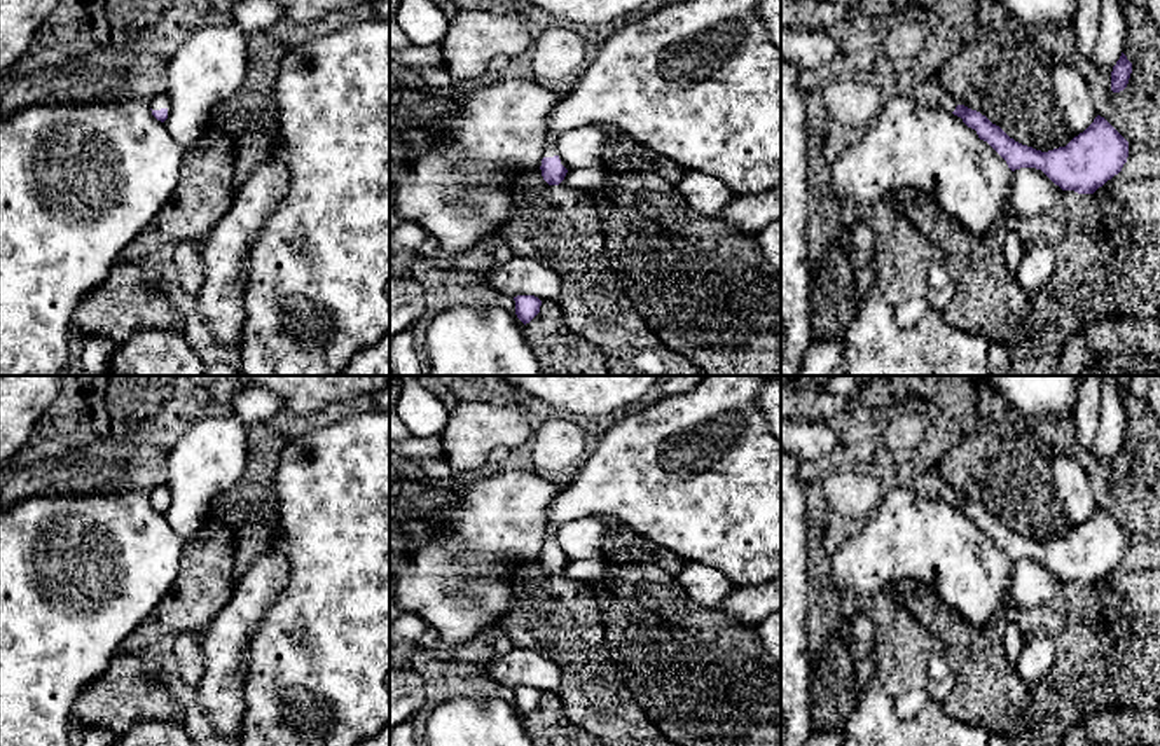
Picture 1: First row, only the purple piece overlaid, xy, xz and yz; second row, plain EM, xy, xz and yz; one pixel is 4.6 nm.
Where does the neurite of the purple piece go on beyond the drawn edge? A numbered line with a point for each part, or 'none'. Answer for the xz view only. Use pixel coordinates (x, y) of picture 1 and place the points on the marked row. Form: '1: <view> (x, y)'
1: xz (699, 82)

